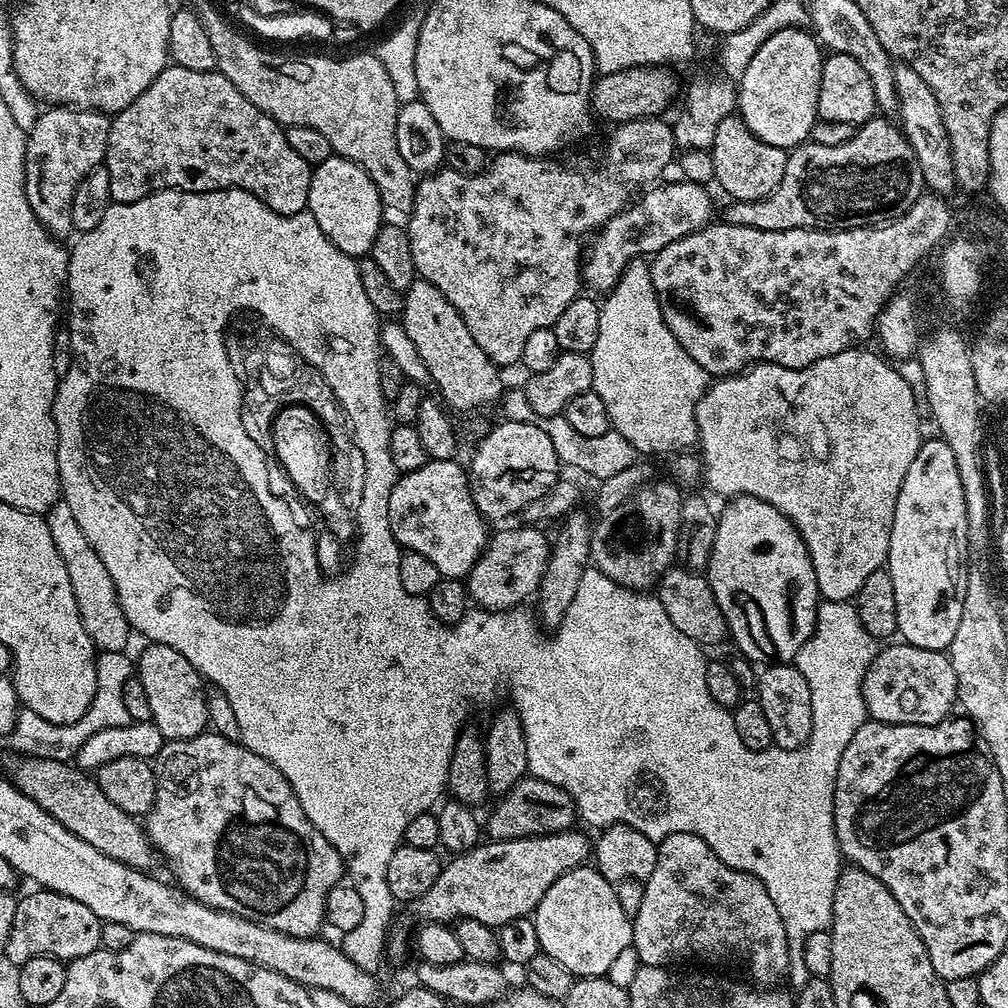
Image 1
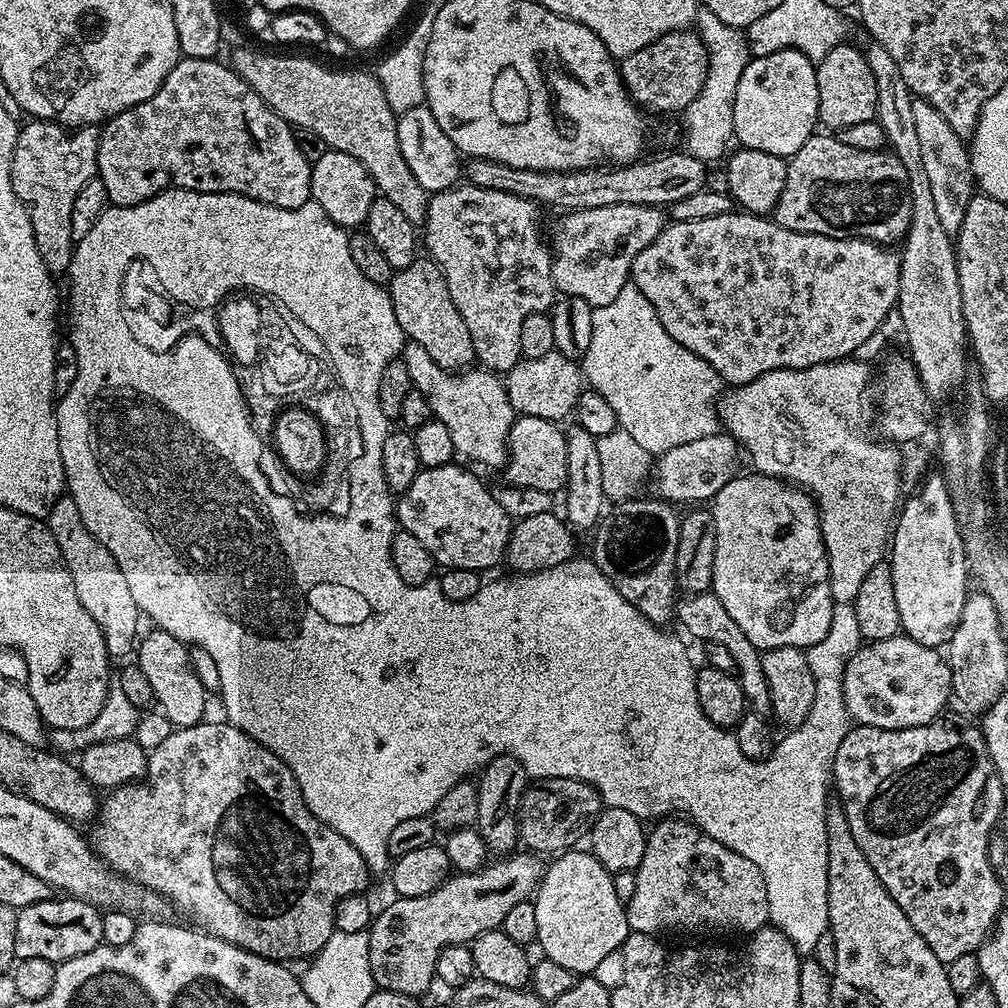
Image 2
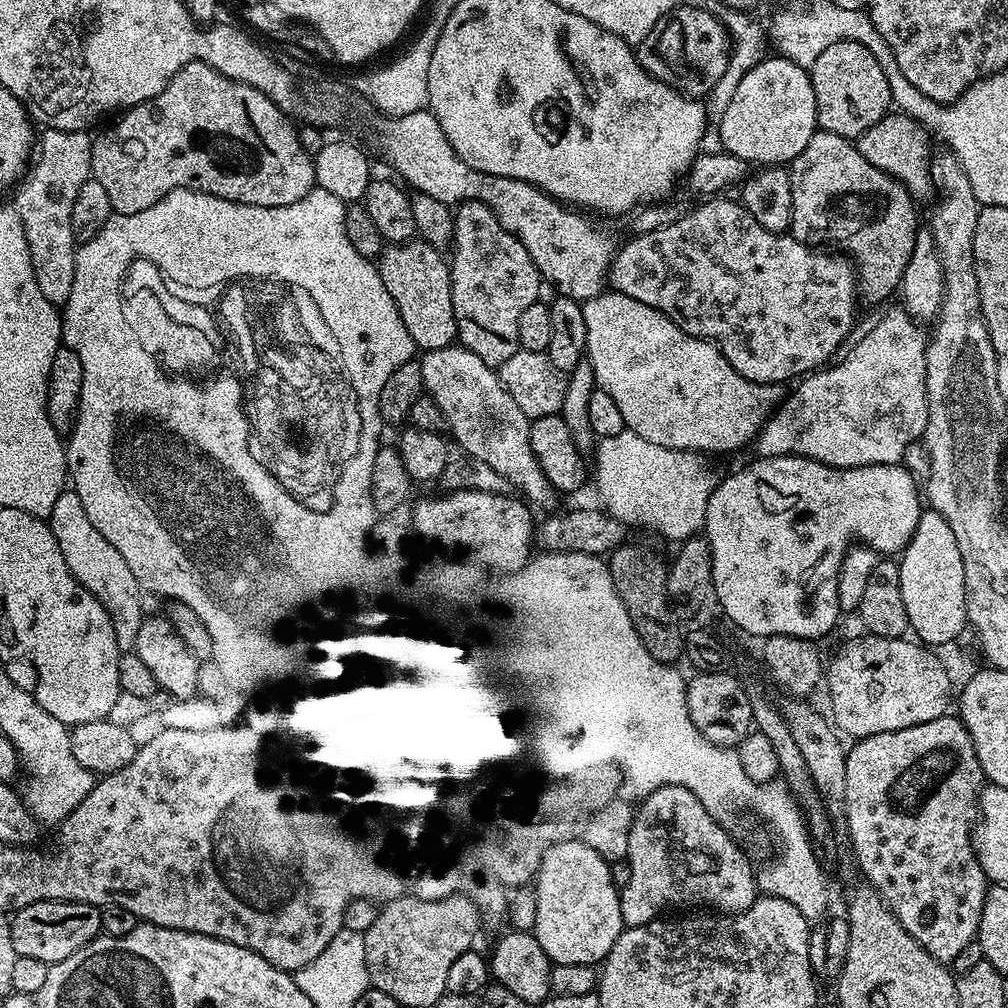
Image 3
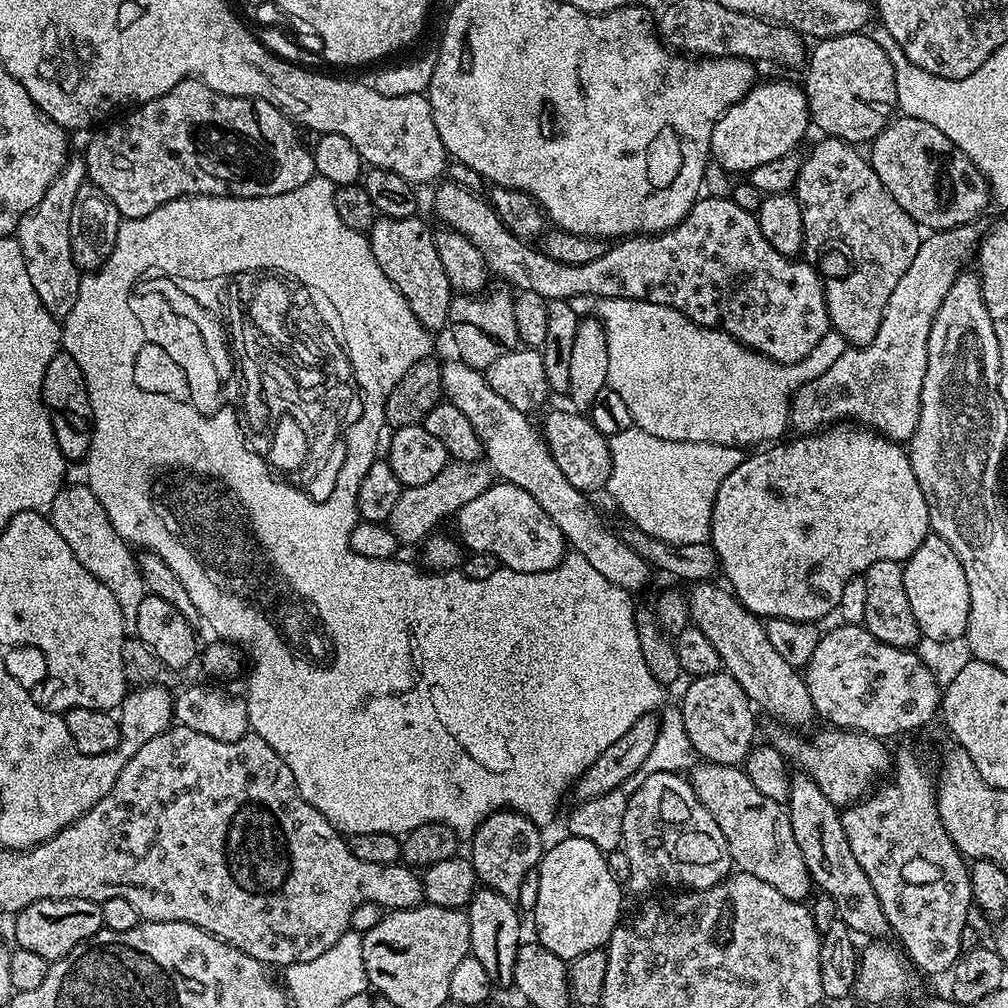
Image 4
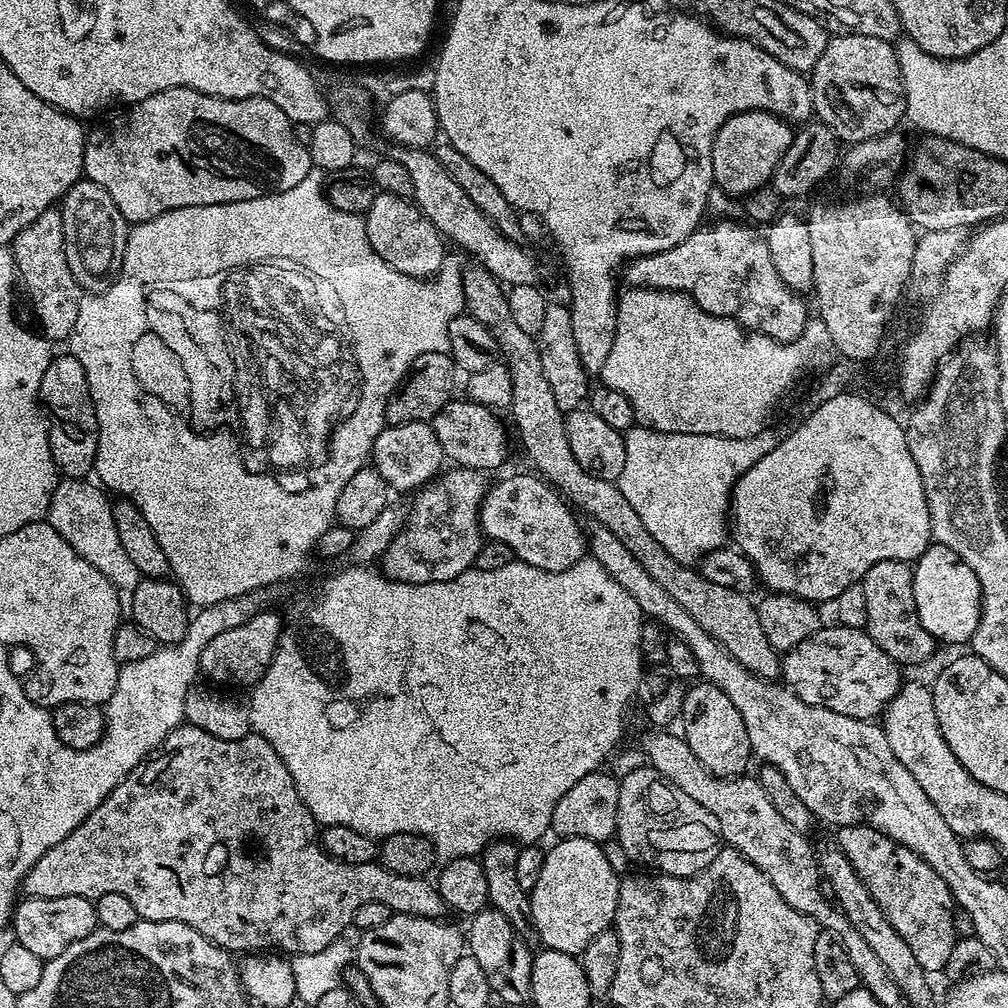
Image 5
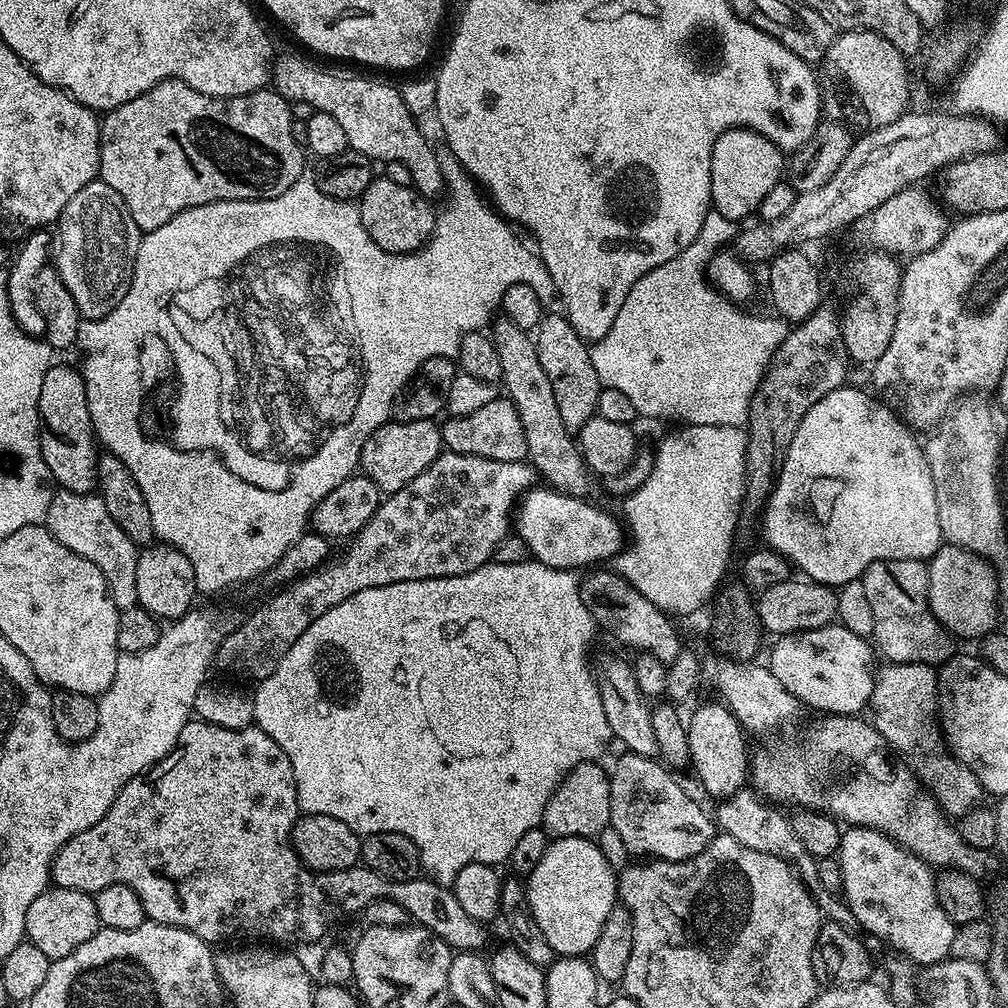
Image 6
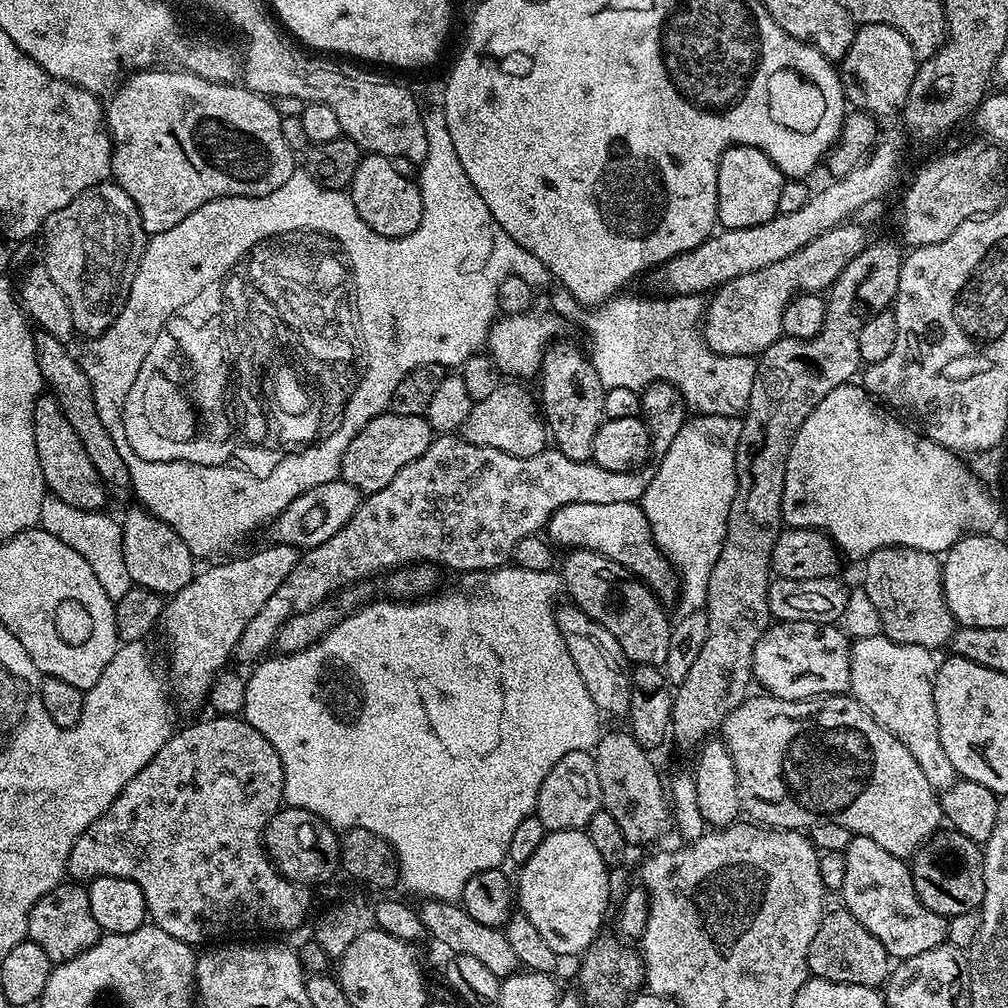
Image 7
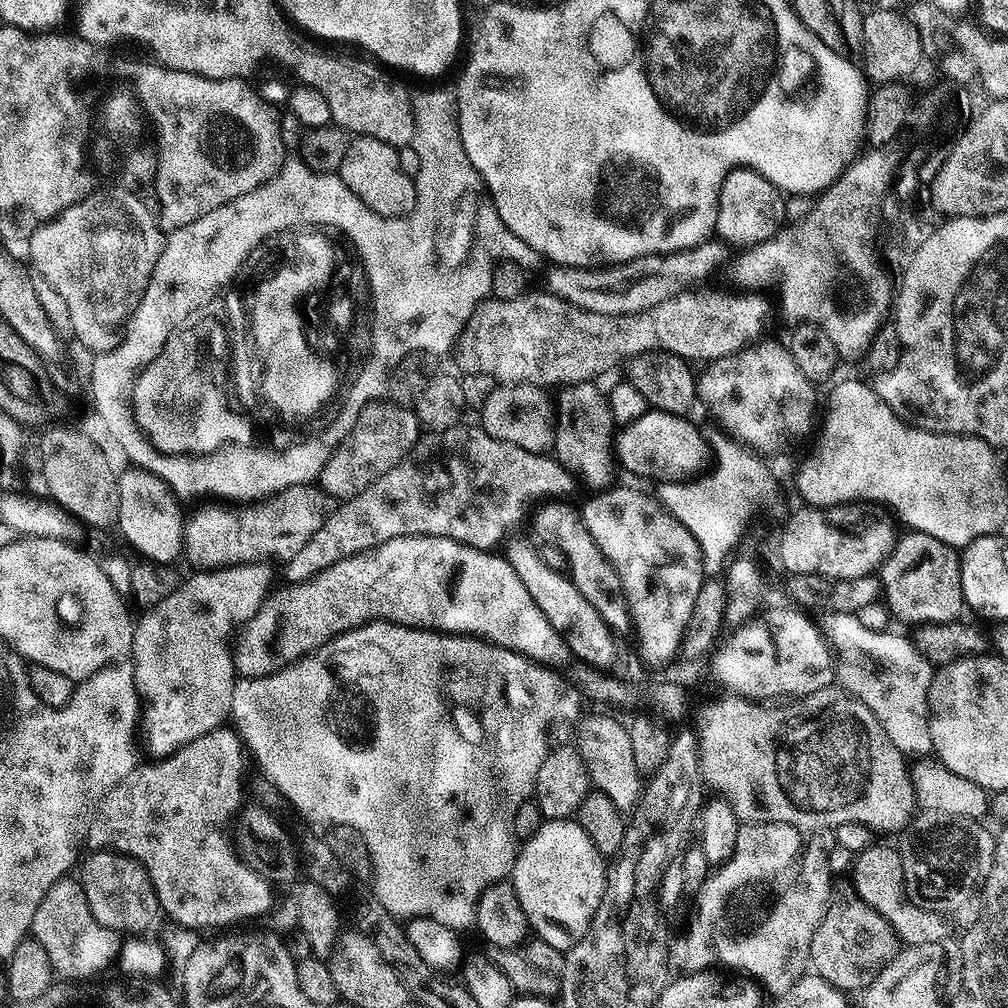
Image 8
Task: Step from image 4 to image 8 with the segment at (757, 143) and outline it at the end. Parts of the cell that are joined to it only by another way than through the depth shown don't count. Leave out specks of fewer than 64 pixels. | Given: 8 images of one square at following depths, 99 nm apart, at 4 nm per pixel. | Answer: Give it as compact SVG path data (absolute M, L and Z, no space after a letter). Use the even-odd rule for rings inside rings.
M735 168L722 182L715 235L725 245L740 244L741 249L769 240L785 223L784 201L780 189L762 178L762 174L752 168Z

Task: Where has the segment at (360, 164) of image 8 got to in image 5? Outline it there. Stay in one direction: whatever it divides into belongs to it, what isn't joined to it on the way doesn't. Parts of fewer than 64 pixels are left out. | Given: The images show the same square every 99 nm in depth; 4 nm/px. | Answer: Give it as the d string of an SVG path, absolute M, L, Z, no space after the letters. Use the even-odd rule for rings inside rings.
M380 192L364 216L364 229L370 246L376 251L378 258L382 258L382 262L416 280L435 277L446 263L444 237L411 199Z

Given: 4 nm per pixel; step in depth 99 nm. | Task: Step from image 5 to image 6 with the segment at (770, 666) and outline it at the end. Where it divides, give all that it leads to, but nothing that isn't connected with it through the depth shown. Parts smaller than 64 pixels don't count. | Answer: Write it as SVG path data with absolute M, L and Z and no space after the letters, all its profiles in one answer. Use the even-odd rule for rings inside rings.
M503 318L495 320L491 321L490 335L496 343L498 362L502 362L500 380L502 388L504 384L508 391L505 392L507 399L512 401L514 410L518 410L522 434L526 434L527 459L547 487L562 492L565 496L591 497L593 475L588 471L588 465L580 453L579 443L562 422L562 414L558 414L554 386L550 386L550 378L546 378L542 362L538 362L535 339L525 329L514 326L514 322Z

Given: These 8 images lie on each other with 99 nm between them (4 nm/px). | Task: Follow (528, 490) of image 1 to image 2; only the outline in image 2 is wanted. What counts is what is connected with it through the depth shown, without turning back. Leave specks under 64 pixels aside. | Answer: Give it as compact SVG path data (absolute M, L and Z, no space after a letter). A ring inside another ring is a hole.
M517 415L508 438L506 478L514 486L530 486L539 492L559 493L567 485L565 429L555 420Z

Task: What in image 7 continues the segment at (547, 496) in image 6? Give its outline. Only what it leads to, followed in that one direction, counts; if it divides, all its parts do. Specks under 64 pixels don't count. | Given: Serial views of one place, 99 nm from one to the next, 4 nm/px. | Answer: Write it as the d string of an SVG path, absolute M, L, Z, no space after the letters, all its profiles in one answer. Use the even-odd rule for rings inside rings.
M639 503L567 504L551 516L546 532L553 541L561 540L567 546L599 552L601 556L627 566L653 590L666 587L672 580L672 572L674 576L673 565L652 537L652 528Z

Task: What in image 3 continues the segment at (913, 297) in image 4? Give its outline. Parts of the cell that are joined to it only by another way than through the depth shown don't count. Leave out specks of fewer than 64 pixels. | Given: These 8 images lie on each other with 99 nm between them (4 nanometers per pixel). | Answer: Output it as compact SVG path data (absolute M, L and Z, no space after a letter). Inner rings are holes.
M896 306L892 308L876 325L872 332L868 332L848 353L843 353L844 361L841 364L833 363L831 366L825 366L811 374L805 375L803 379L795 385L796 393L792 397L785 399L782 406L777 407L772 415L768 417L761 433L754 441L755 455L757 457L766 457L766 452L778 452L781 456L793 455L809 457L812 460L820 461L823 464L830 465L833 468L857 468L860 465L888 465L899 464L905 458L908 447L912 443L919 441L926 430L928 421L928 391L926 390L926 347L925 333L920 333L921 325L913 320L909 312L905 312L903 307Z

